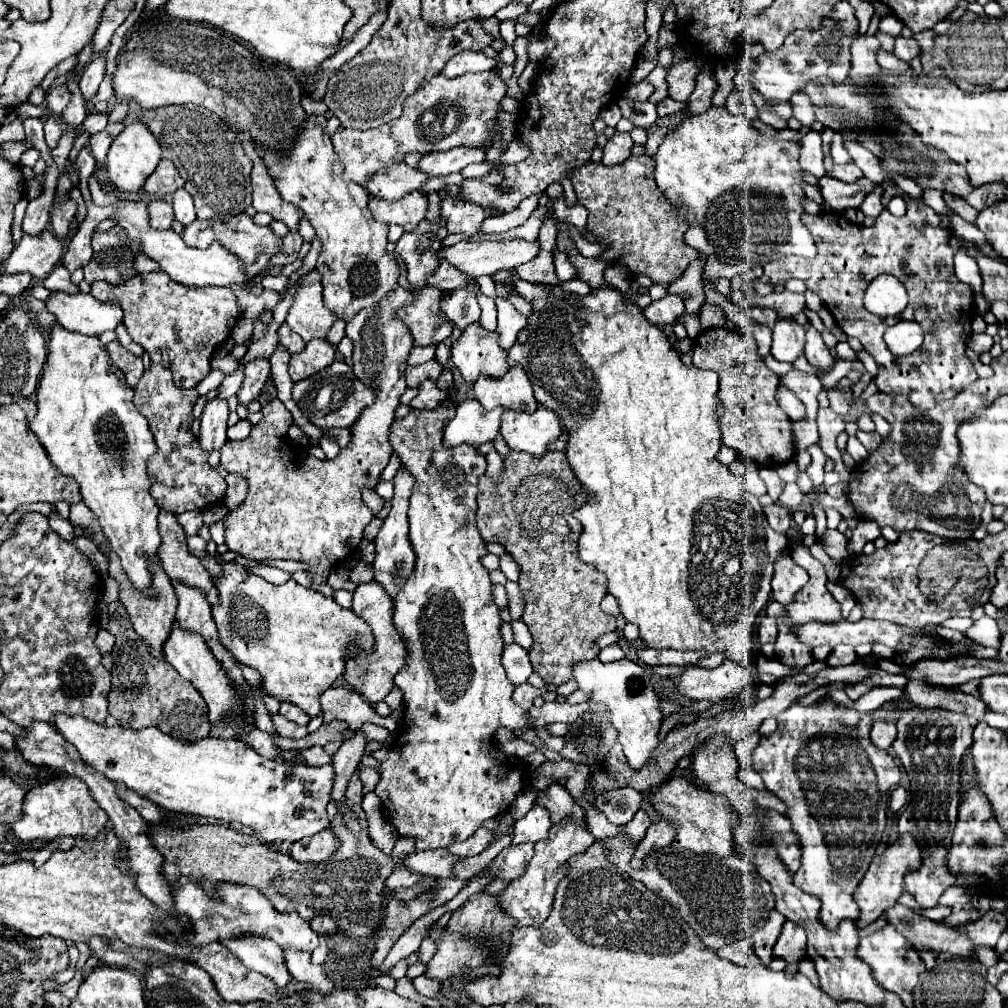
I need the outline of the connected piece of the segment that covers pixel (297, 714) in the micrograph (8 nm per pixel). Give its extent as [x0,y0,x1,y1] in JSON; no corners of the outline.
[279,702,311,726]

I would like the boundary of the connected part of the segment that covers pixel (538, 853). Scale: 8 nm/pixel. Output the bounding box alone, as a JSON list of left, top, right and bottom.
[499,818,595,926]

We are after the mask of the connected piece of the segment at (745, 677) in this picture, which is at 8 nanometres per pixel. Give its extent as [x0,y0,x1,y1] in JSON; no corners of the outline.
[675,660,755,702]

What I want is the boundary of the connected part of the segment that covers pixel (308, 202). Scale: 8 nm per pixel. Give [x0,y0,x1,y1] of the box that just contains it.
[259,114,399,322]

